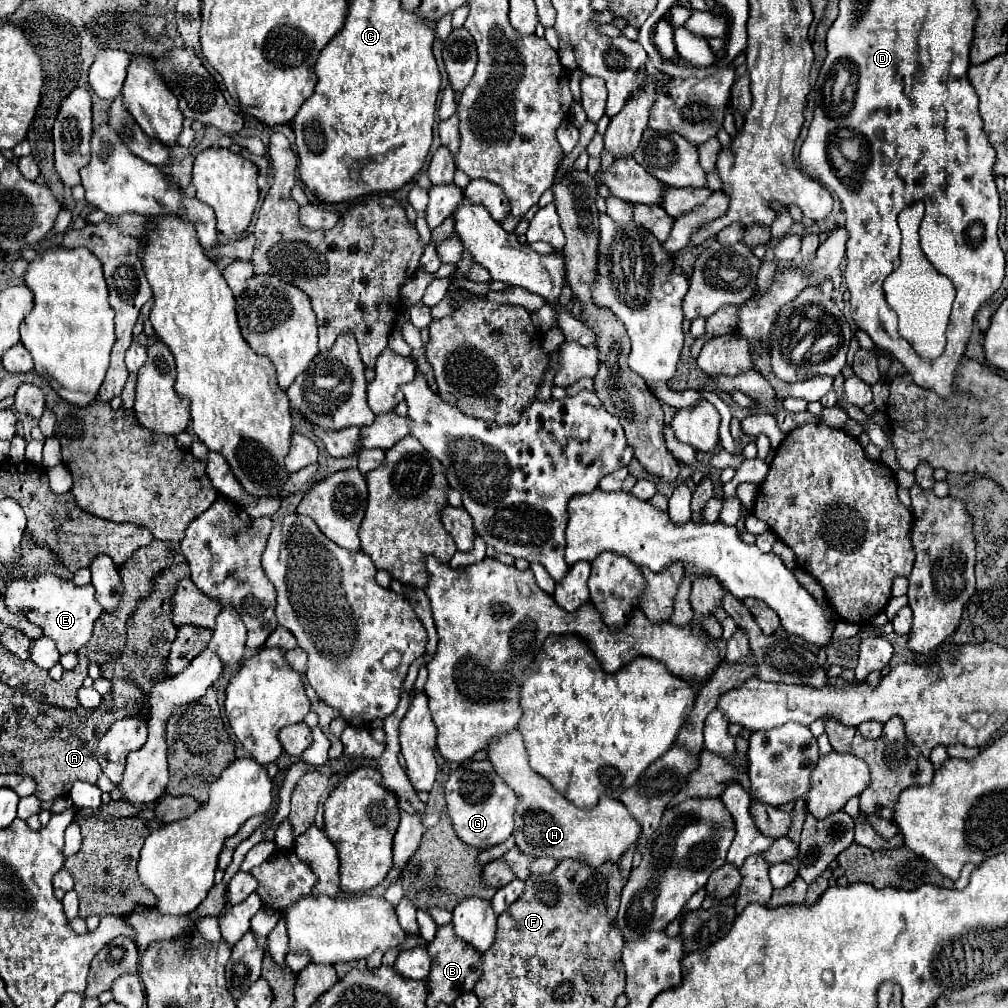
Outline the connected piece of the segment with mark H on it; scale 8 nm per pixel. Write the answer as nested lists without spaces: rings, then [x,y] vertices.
[[[518,730],[506,732],[506,736],[492,740],[486,752],[488,762],[516,794],[514,838],[520,852],[528,856],[550,856],[556,862],[572,858],[598,866],[606,860],[616,862],[626,852],[626,848],[638,840],[642,828],[622,802],[610,796],[602,796],[602,800],[598,800],[598,808],[578,808],[562,794],[554,792],[554,786],[530,768],[528,754],[522,744],[522,734]]]

